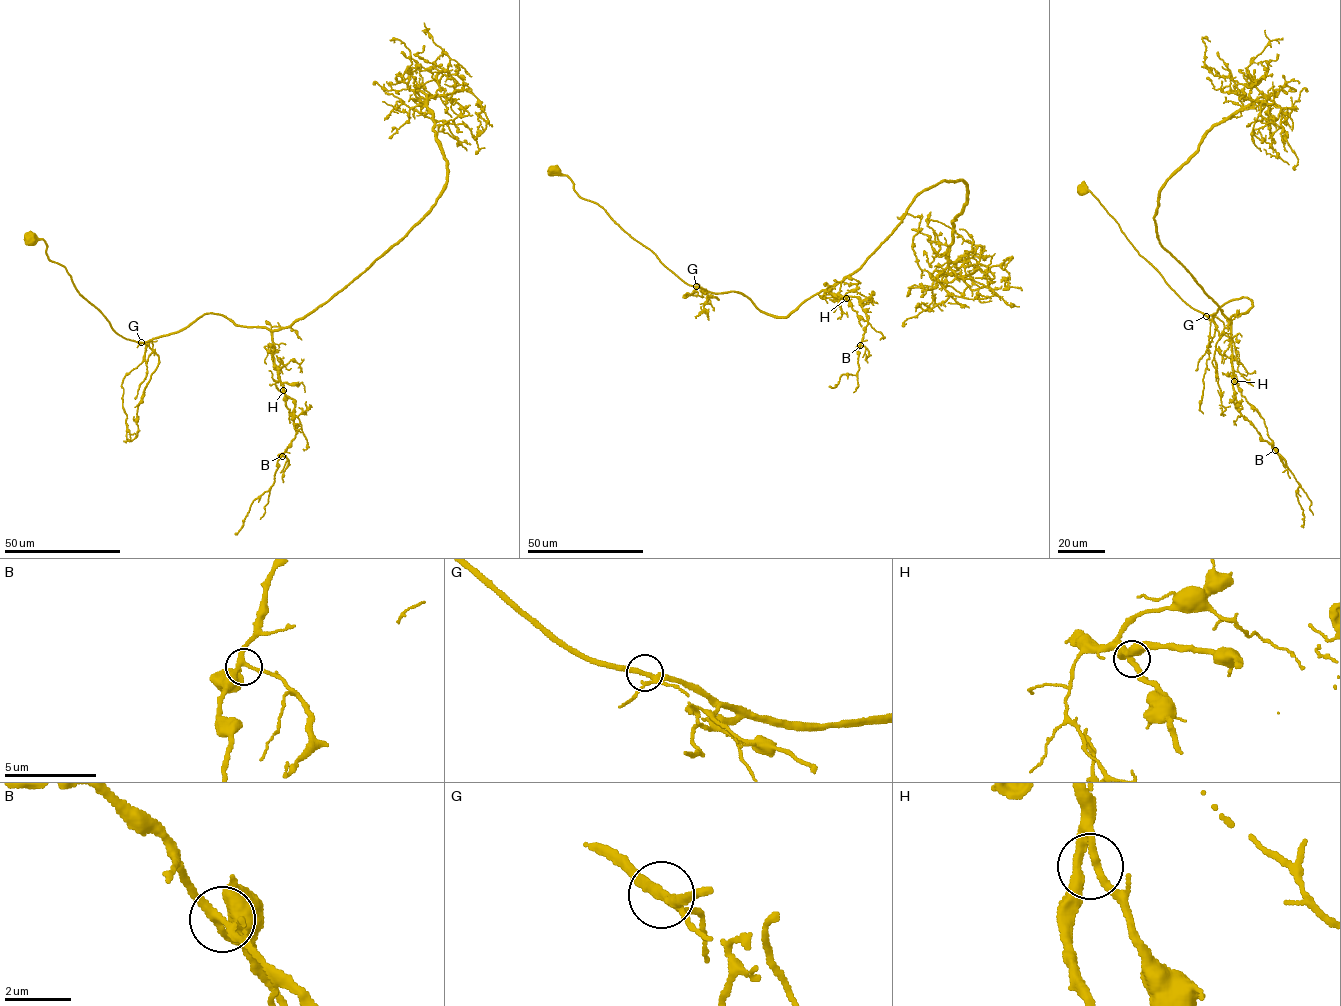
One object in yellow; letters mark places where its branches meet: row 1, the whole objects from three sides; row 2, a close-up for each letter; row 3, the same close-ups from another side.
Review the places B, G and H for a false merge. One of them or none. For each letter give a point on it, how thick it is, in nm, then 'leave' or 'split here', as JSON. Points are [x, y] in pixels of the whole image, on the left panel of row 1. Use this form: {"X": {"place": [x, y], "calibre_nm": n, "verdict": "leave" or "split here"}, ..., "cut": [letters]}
{"B": {"place": [282, 456], "calibre_nm": 240, "verdict": "leave"}, "G": {"place": [141, 342], "calibre_nm": 240, "verdict": "leave"}, "H": {"place": [283, 390], "calibre_nm": 200, "verdict": "leave"}, "cut": []}

